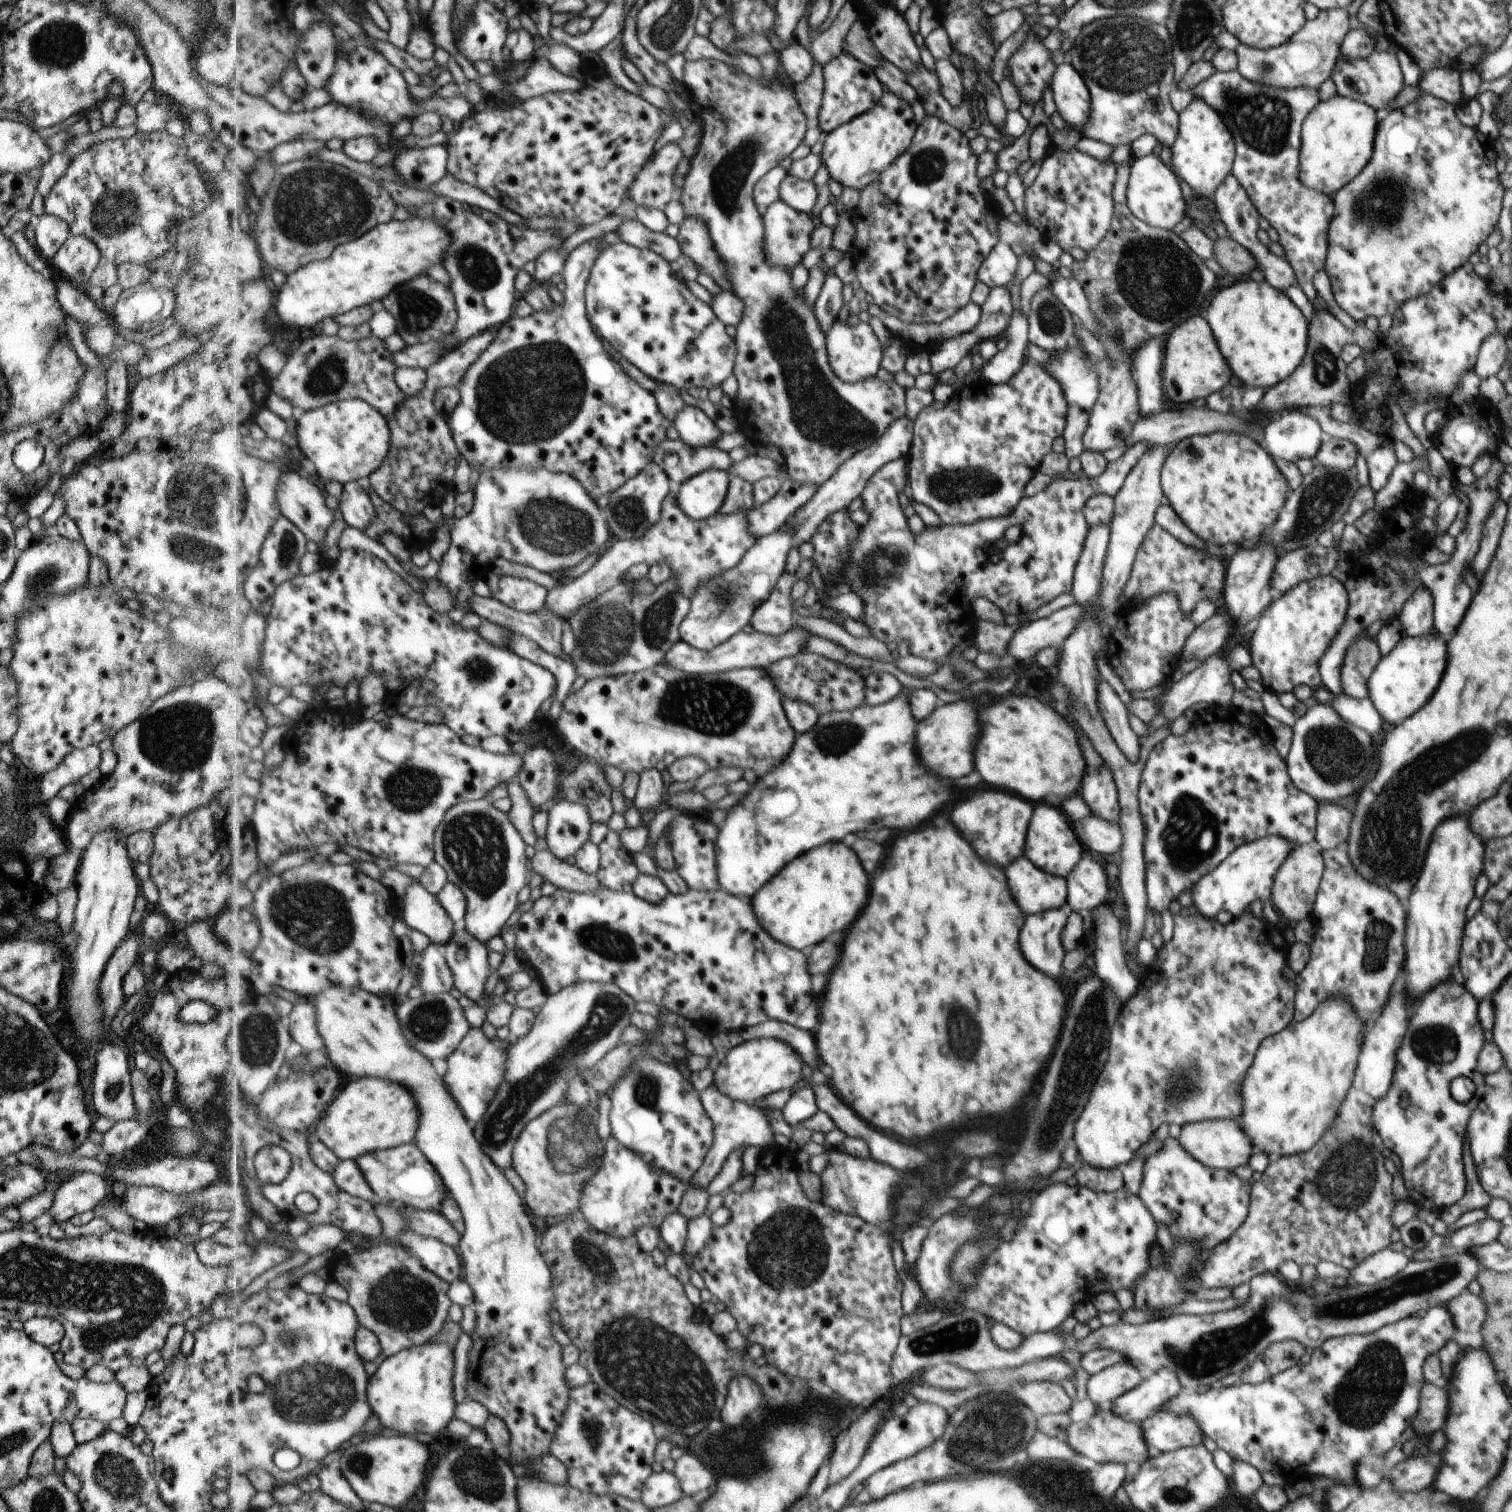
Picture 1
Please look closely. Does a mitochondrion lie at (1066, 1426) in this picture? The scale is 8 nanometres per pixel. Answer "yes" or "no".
no

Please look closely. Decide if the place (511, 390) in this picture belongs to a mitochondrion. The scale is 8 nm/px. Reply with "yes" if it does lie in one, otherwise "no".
yes

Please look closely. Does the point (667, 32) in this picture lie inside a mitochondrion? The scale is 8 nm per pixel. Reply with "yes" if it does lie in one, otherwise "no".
yes

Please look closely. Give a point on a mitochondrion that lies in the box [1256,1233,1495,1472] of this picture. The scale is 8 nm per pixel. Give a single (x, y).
(1373, 1384)

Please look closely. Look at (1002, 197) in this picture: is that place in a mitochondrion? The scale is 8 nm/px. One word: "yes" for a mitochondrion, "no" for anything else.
no

